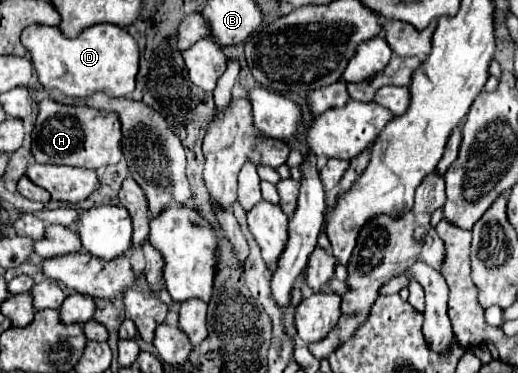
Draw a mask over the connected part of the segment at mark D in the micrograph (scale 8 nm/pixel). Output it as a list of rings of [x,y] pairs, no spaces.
[[[96,24],[78,38],[66,38],[58,26],[28,26],[22,44],[30,50],[38,80],[46,88],[58,88],[70,98],[90,98],[96,92],[108,96],[130,96],[136,86],[140,50],[136,40],[116,24]]]

